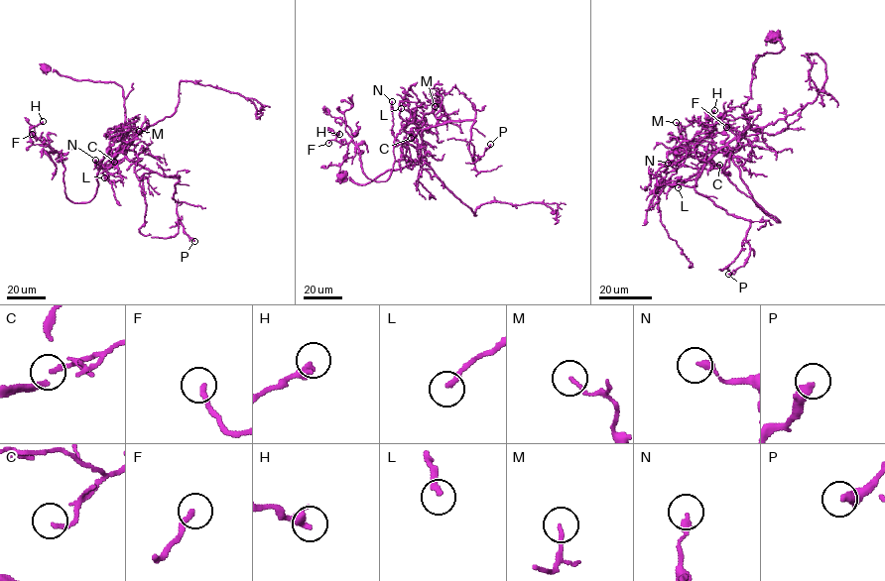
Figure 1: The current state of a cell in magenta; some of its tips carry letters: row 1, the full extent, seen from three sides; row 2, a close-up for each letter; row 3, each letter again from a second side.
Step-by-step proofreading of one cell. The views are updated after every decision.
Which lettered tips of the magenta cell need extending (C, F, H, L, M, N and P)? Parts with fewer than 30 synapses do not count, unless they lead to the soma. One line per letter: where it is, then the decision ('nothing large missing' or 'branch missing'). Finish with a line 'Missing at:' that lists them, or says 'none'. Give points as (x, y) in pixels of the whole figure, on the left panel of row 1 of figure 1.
C: at (114, 162); nothing large missing
F: at (32, 134); branch missing
H: at (43, 121); nothing large missing
L: at (104, 177); nothing large missing
M: at (139, 131); nothing large missing
N: at (95, 160); nothing large missing
P: at (194, 241); branch missing
Missing at: F, P

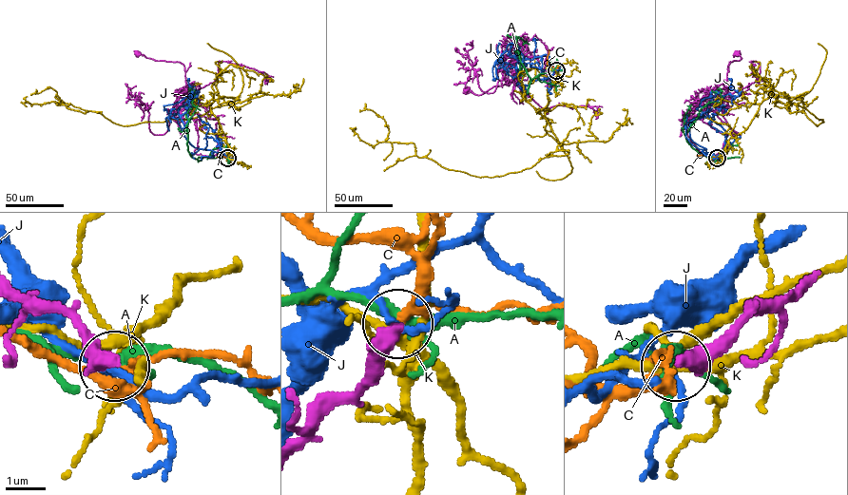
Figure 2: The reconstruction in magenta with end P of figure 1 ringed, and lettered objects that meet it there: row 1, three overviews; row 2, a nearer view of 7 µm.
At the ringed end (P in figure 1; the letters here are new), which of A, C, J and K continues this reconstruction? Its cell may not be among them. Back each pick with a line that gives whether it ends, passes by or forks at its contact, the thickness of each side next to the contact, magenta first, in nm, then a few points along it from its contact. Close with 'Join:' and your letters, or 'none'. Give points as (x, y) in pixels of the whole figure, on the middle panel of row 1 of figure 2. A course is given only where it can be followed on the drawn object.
C: It passes by. Thickness 460 nm (magenta) against 240 nm. Its course: (556, 70), (548, 65), (549, 49)
Join: C

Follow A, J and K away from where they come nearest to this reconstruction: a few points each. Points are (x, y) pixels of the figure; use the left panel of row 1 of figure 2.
A: (227, 158), (204, 157), (199, 161), (188, 151), (187, 113), (192, 104), (194, 89)
J: (227, 158), (195, 147), (185, 138), (177, 119), (188, 110), (193, 91), (179, 102), (163, 105), (169, 115)
K: (227, 158), (210, 104), (221, 97), (238, 99), (192, 119), (121, 125), (57, 104), (50, 87), (30, 94)

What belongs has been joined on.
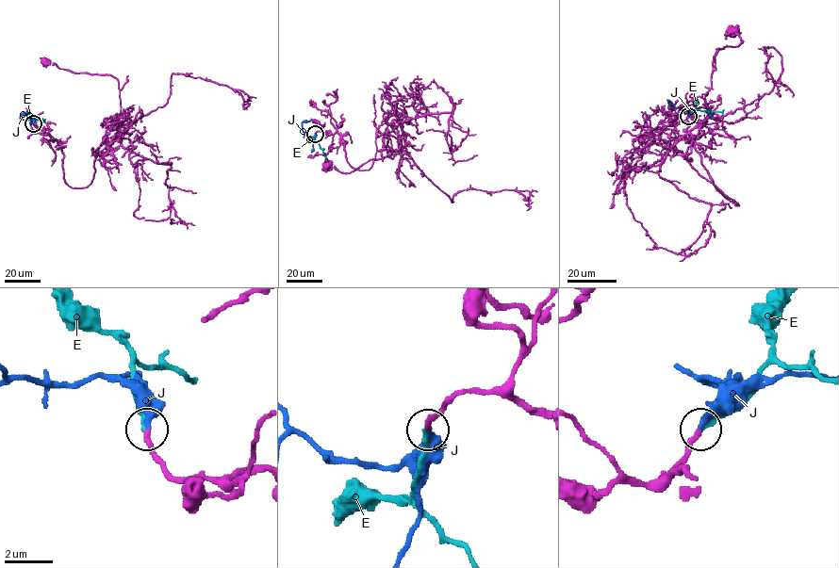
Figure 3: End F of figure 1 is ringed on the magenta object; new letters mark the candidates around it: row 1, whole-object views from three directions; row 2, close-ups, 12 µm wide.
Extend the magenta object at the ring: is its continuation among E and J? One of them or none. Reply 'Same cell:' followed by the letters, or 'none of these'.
Same cell: J

